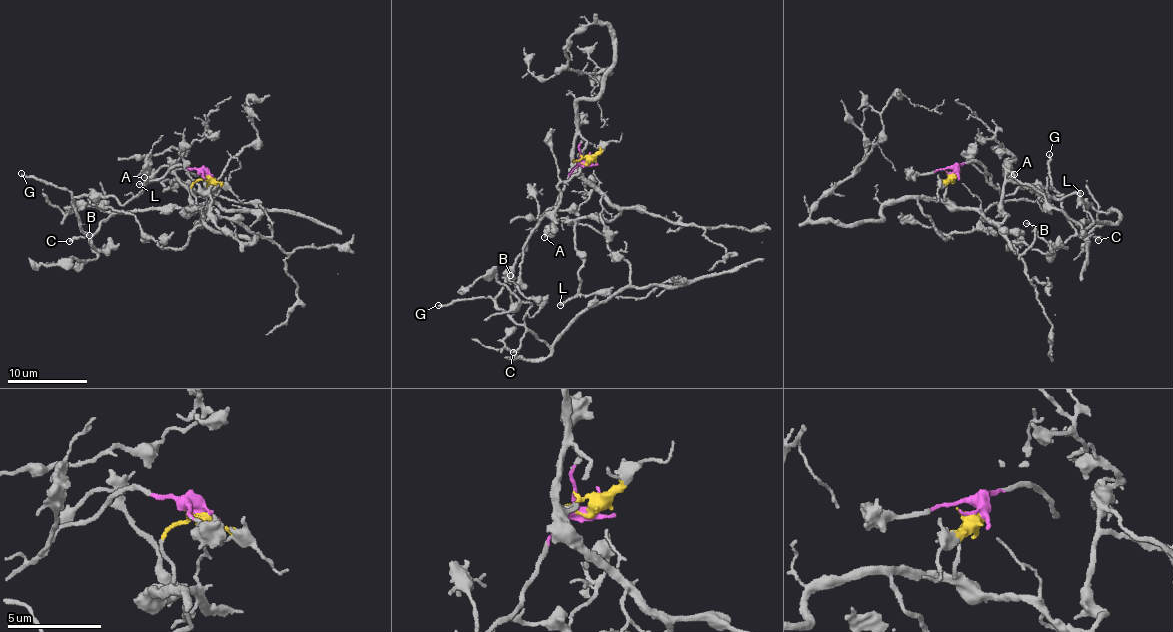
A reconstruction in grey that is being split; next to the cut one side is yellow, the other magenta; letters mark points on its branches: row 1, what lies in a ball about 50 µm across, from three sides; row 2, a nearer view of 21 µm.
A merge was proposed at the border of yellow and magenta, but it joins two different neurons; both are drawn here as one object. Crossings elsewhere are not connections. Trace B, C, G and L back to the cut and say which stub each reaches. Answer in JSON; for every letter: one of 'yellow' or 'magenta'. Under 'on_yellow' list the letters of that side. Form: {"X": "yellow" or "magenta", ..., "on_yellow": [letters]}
{"B": "magenta", "C": "magenta", "G": "magenta", "L": "yellow", "on_yellow": ["L"]}

